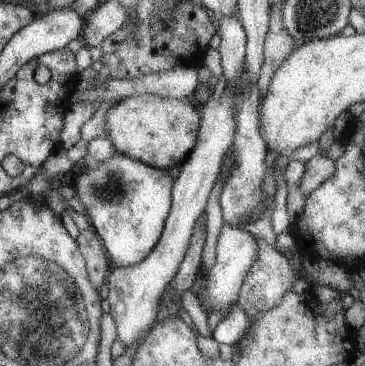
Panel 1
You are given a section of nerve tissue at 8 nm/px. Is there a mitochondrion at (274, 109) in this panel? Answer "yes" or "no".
no

